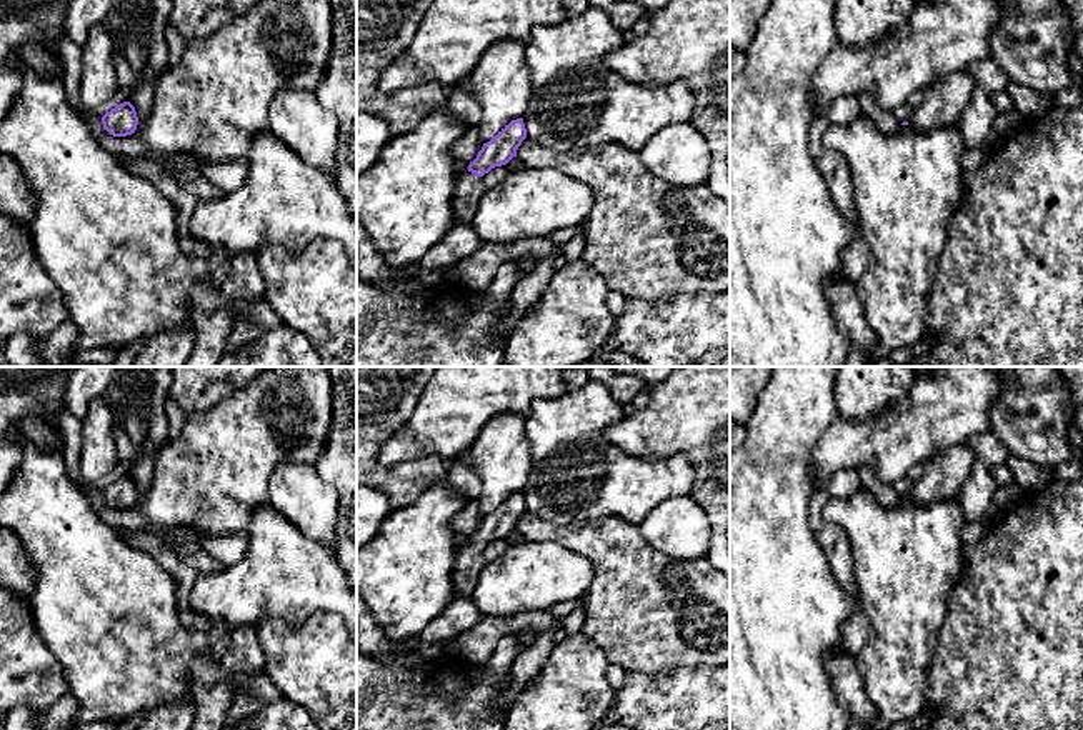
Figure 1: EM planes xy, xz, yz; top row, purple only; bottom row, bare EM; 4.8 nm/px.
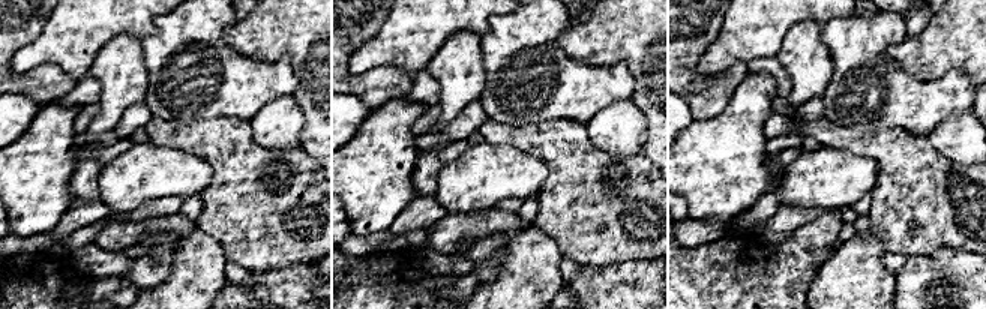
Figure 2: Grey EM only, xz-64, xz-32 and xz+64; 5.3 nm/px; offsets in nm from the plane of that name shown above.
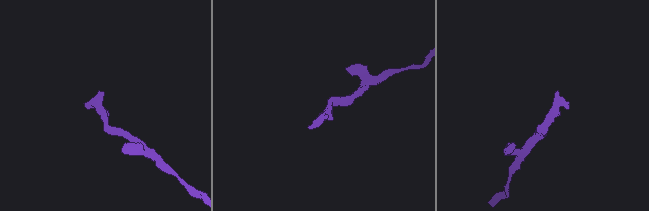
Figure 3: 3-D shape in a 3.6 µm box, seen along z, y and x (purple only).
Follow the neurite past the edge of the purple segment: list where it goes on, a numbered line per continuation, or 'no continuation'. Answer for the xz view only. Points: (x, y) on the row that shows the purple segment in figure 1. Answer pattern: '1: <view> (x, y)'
1: xz (469, 189)

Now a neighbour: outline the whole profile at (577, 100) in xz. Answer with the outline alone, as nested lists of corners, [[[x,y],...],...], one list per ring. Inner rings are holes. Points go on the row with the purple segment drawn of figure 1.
[[[588,7],[578,17],[566,17],[553,27],[535,27],[525,48],[532,97],[523,115],[527,138],[546,148],[570,150],[596,143],[620,143],[640,152],[661,128],[688,123],[696,105],[695,95],[681,80],[661,87],[645,87],[625,80],[603,63],[603,57],[623,43],[620,30],[601,8]]]

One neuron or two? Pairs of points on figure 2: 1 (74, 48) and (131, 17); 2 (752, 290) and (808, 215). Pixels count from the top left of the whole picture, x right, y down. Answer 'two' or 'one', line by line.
1: one
2: two

